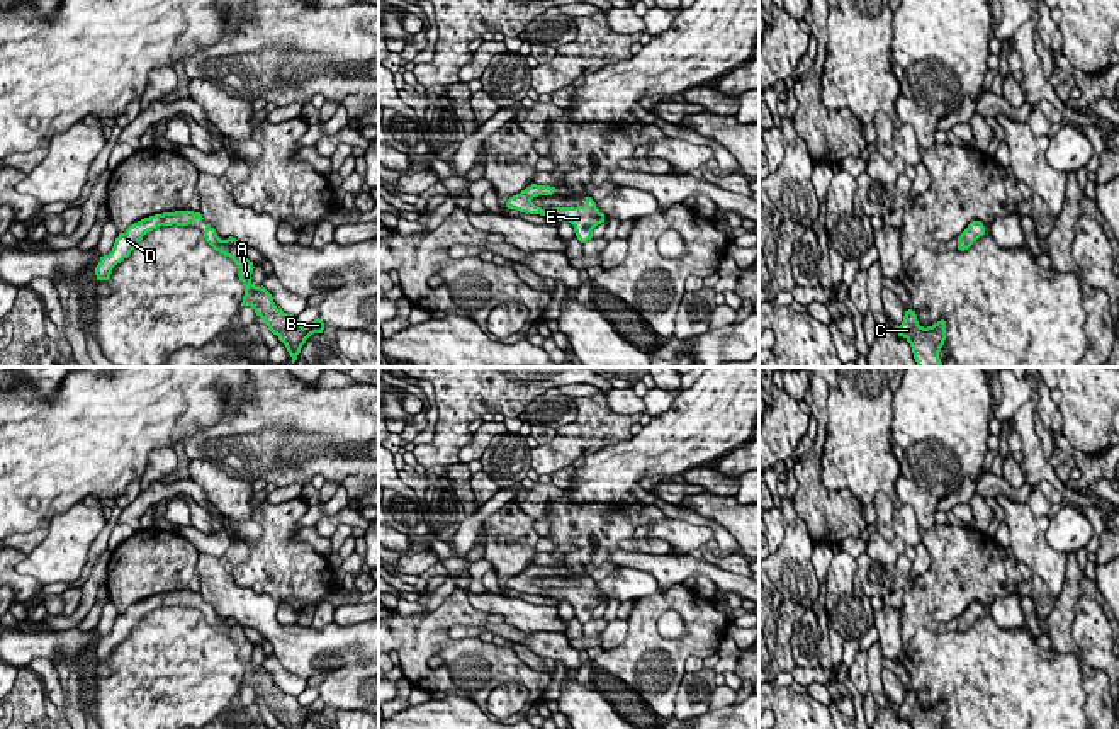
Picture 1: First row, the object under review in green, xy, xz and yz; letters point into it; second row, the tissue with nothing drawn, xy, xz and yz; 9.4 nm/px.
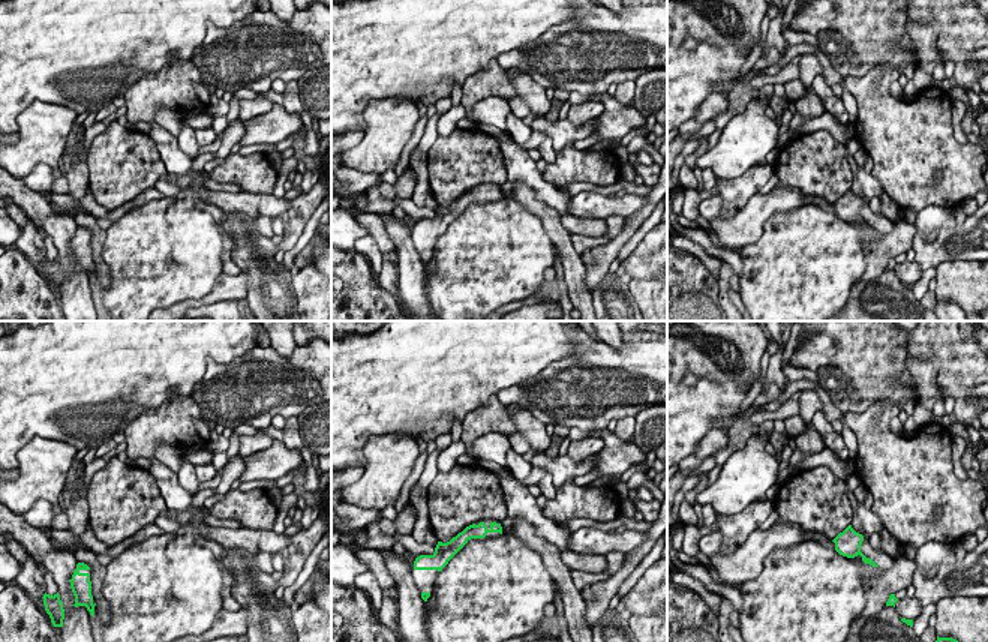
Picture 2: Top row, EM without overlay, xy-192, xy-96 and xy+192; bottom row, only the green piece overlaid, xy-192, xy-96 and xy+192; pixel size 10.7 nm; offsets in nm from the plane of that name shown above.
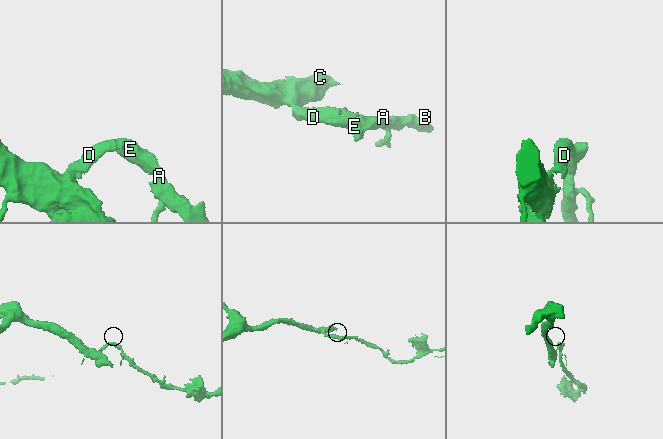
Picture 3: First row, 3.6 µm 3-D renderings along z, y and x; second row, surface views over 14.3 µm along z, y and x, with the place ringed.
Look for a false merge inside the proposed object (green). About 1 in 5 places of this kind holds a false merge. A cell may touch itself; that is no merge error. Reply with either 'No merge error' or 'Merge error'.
No merge error

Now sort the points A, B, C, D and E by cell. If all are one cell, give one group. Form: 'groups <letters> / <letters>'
groups A B C D E

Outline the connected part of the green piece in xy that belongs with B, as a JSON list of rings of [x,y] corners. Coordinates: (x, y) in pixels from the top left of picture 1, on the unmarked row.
[[[205,605],[205,622],[219,634],[229,637],[239,649],[239,661],[245,666],[243,687],[251,687],[268,710],[278,717],[285,729],[302,729],[306,721],[314,714],[323,714],[324,704],[316,698],[311,705],[302,707],[294,695],[287,695],[273,683],[272,675],[261,666],[251,664],[253,642],[245,637],[243,625],[236,619],[229,617],[221,620],[214,608]]]

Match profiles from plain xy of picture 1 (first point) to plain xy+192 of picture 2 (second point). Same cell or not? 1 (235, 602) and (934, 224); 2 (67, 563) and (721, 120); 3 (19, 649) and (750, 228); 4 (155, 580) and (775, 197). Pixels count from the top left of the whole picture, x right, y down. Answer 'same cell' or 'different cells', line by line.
1: different cells
2: different cells
3: same cell
4: different cells

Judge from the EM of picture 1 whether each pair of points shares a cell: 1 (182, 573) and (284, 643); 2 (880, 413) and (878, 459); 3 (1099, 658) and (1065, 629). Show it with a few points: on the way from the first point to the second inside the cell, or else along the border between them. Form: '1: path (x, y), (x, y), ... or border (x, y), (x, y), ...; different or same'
1: border (197, 554), (201, 592); different
2: path (878, 425), (878, 447); same
3: border (1082, 597), (1074, 641), (1096, 670); different

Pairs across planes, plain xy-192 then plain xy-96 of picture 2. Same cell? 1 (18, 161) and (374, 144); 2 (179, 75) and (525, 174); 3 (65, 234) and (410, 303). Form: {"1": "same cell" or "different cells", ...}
{"1": "same cell", "2": "same cell", "3": "same cell"}

